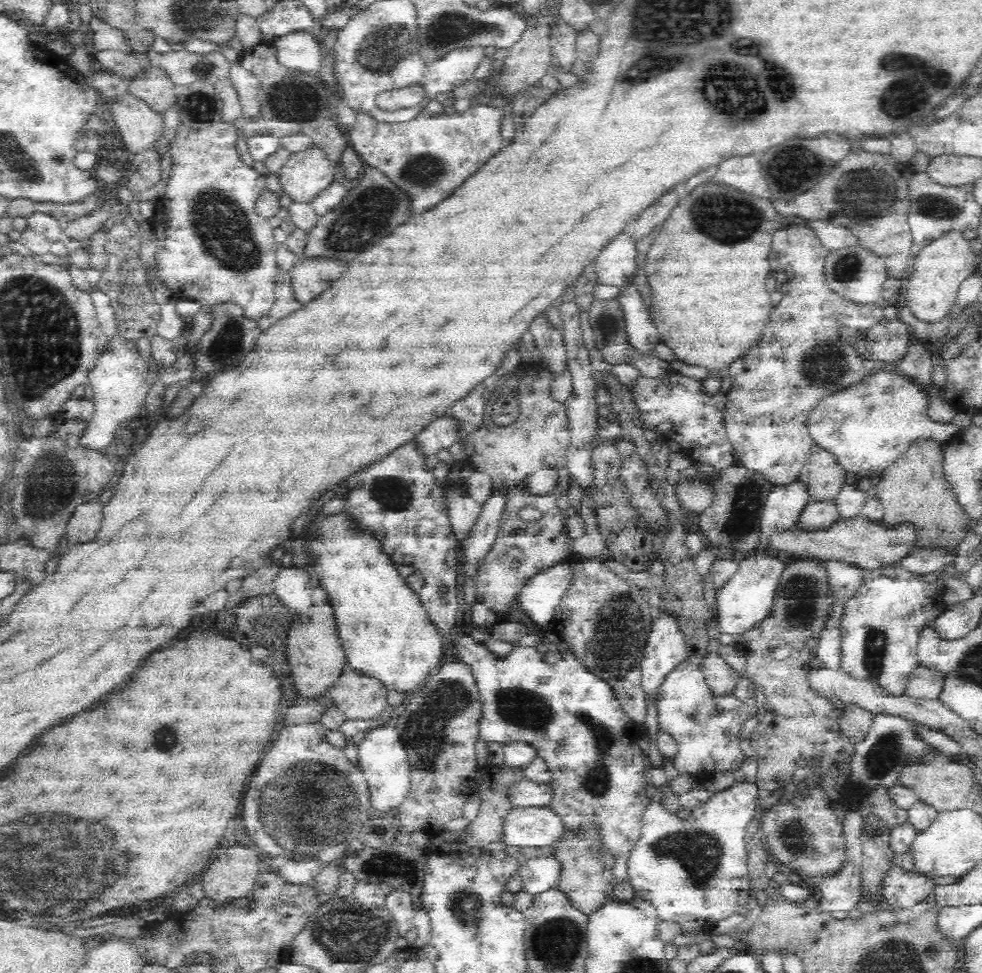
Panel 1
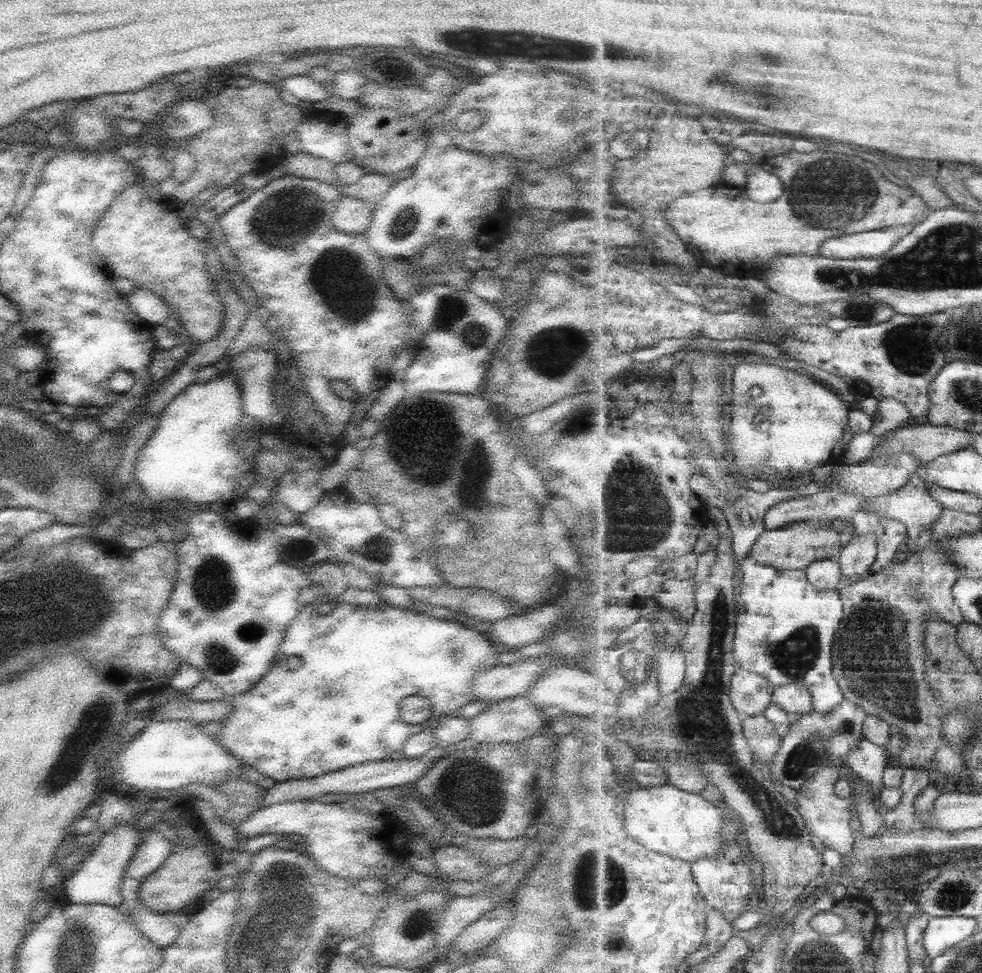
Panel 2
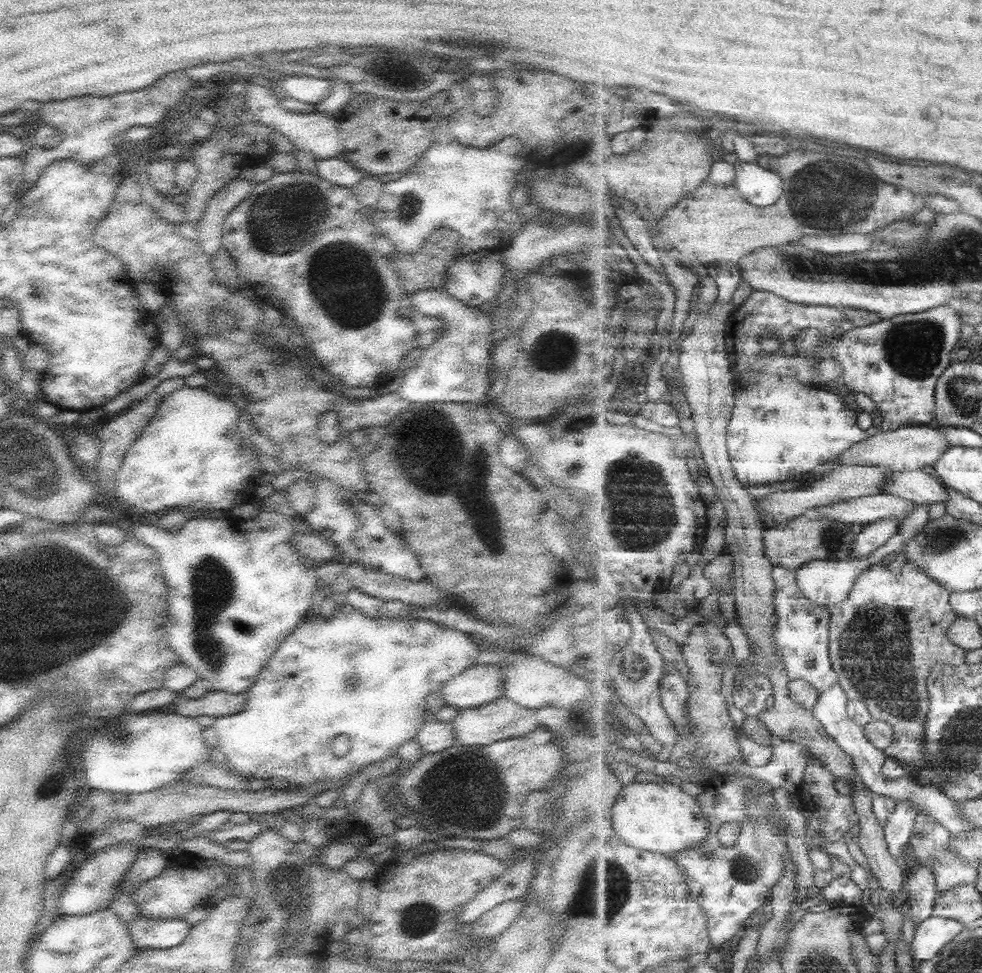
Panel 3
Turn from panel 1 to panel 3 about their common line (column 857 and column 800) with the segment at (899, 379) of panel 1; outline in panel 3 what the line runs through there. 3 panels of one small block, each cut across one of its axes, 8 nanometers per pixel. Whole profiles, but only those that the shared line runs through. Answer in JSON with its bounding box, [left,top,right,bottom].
[728,374,871,486]

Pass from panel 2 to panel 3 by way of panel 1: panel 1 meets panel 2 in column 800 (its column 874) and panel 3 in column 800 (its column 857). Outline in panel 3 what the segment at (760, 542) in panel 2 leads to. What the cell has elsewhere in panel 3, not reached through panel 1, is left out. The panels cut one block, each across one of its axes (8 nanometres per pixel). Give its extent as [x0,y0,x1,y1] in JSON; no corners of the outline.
[764,514,856,570]

